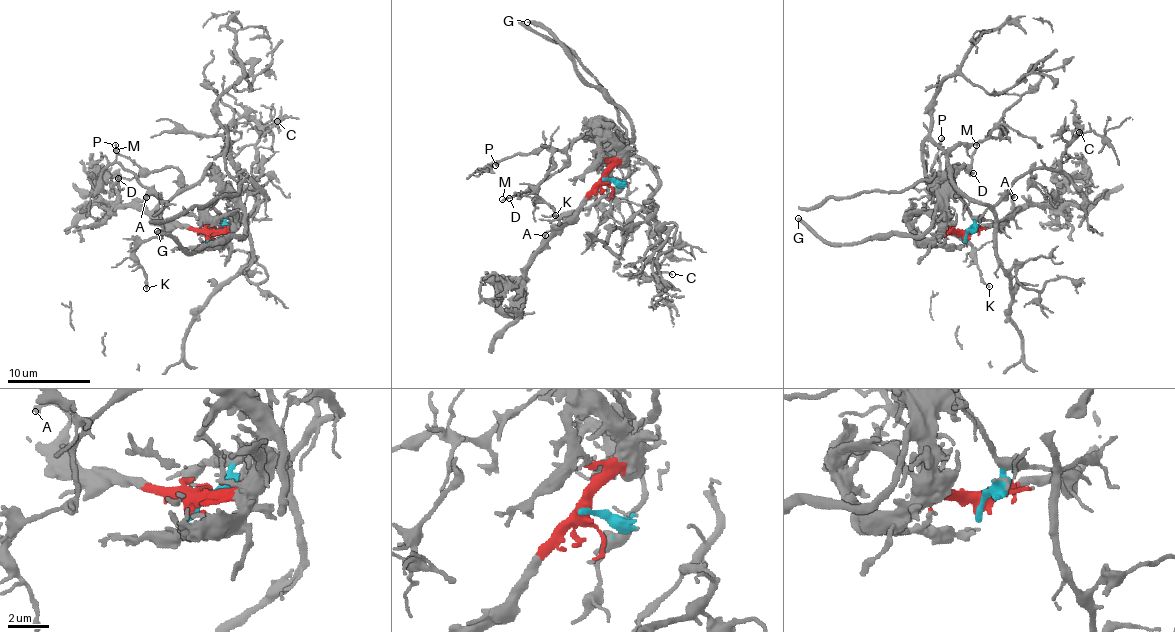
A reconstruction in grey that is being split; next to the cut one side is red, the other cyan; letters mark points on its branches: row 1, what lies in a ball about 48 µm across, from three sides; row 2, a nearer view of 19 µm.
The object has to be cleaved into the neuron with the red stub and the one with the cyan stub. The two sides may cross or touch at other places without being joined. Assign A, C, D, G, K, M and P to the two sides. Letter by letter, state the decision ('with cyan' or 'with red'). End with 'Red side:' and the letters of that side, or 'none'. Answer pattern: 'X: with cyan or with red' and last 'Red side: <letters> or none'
A: with red
C: with cyan
D: with cyan
G: with red
K: with cyan
M: with cyan
P: with cyan
Red side: A, G

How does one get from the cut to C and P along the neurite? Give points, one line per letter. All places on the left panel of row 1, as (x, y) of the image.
C: (209, 238), (248, 195), (258, 191), (266, 198), (260, 201), (255, 182), (266, 162), (256, 145), (276, 121)
P: (209, 238), (239, 199), (237, 164), (228, 141), (199, 181), (166, 201), (128, 172), (116, 159), (114, 144)

